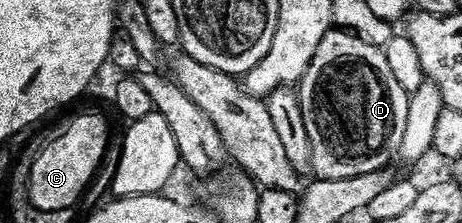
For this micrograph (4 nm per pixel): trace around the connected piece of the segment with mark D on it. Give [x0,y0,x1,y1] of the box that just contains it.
[298,27,408,179]

